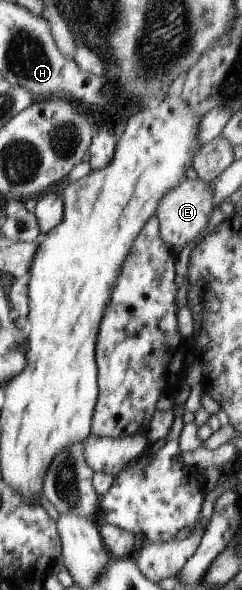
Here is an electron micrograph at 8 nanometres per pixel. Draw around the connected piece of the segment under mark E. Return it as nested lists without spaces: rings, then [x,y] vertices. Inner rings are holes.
[[[185,177],[177,187],[167,191],[167,195],[163,195],[155,213],[160,223],[163,243],[172,252],[176,254],[180,252],[183,247],[206,229],[216,205],[214,195],[215,191],[213,191],[211,183],[203,179],[191,179],[188,177]]]

